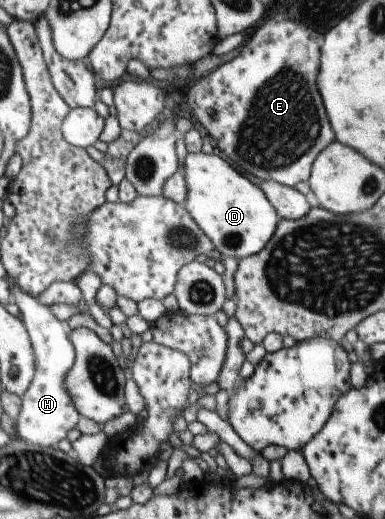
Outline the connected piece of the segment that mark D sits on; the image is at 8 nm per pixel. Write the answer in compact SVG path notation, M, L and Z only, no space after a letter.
M187 151L182 159L179 168L186 181L184 209L214 249L236 259L260 251L272 237L279 219L264 193L214 153Z

